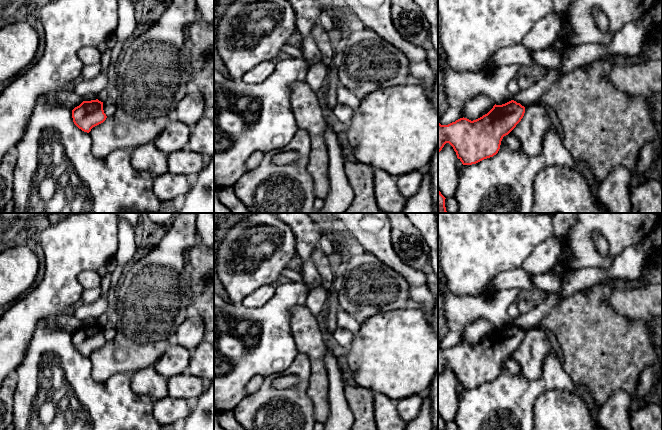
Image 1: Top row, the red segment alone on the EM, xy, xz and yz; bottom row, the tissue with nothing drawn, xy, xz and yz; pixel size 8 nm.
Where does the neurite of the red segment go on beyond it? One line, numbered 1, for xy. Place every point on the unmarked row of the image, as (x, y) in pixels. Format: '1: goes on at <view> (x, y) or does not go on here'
1: does not go on here

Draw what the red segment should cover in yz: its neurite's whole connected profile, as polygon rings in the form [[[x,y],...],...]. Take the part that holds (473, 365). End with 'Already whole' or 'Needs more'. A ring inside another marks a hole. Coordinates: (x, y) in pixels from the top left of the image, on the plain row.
[[[511,324],[502,329],[495,328],[487,338],[473,345],[463,341],[448,349],[438,346],[438,377],[449,367],[463,389],[476,388],[493,381],[498,377],[503,361],[516,351],[524,337],[525,331]]]. Already whole

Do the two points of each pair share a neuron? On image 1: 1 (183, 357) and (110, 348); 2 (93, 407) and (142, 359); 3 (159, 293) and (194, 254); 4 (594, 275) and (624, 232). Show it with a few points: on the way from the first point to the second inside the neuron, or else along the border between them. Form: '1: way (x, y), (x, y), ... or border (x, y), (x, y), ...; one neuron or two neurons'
1: border (173, 341), (151, 366); two neurons
2: border (130, 373), (115, 373), (106, 380); two neurons
3: border (197, 239), (196, 243), (187, 252), (186, 260); two neurons
4: border (618, 254), (606, 268), (578, 268), (576, 270); two neurons

